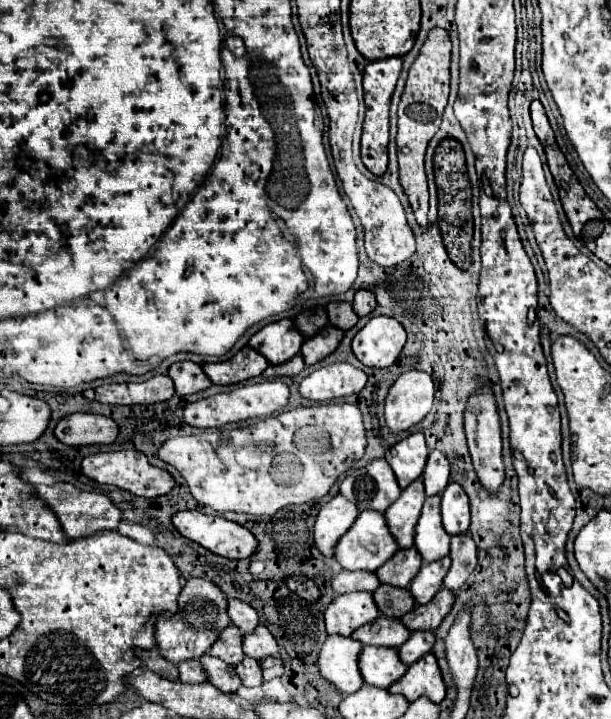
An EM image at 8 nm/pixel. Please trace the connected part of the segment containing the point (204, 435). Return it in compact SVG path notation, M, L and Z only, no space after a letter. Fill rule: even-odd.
M312 404L288 412L283 410L244 428L207 429L196 436L170 438L162 444L158 456L182 474L192 496L200 504L218 512L234 510L254 516L270 516L284 506L322 498L338 476L350 468L350 463L364 455L366 434L362 414L354 404Z

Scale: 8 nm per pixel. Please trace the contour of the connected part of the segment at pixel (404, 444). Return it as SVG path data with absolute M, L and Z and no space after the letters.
M420 432L400 440L398 444L394 444L386 452L386 462L394 470L398 486L402 490L410 482L414 482L416 478L422 476L424 466L426 466L426 458L428 458L428 448L424 442L424 434L420 434Z

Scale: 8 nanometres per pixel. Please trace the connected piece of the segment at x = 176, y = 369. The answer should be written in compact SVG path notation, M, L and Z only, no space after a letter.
M174 362L168 370L168 376L172 378L178 396L206 390L212 384L210 378L204 374L202 366L196 362Z

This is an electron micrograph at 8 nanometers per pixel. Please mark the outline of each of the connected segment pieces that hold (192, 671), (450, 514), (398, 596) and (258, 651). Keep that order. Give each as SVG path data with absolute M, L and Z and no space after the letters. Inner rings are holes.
M184 660L178 664L178 680L180 682L188 682L188 684L196 684L196 682L204 682L206 680L206 674L204 670L200 668L200 662L196 660Z
M450 482L442 492L442 524L450 536L466 534L470 528L468 496L456 482Z
M382 584L372 596L374 596L378 612L388 618L400 618L416 606L416 602L412 600L412 594L406 588Z
M258 624L254 632L242 636L242 648L246 656L256 658L258 662L264 660L264 656L278 656L278 644L264 624Z

